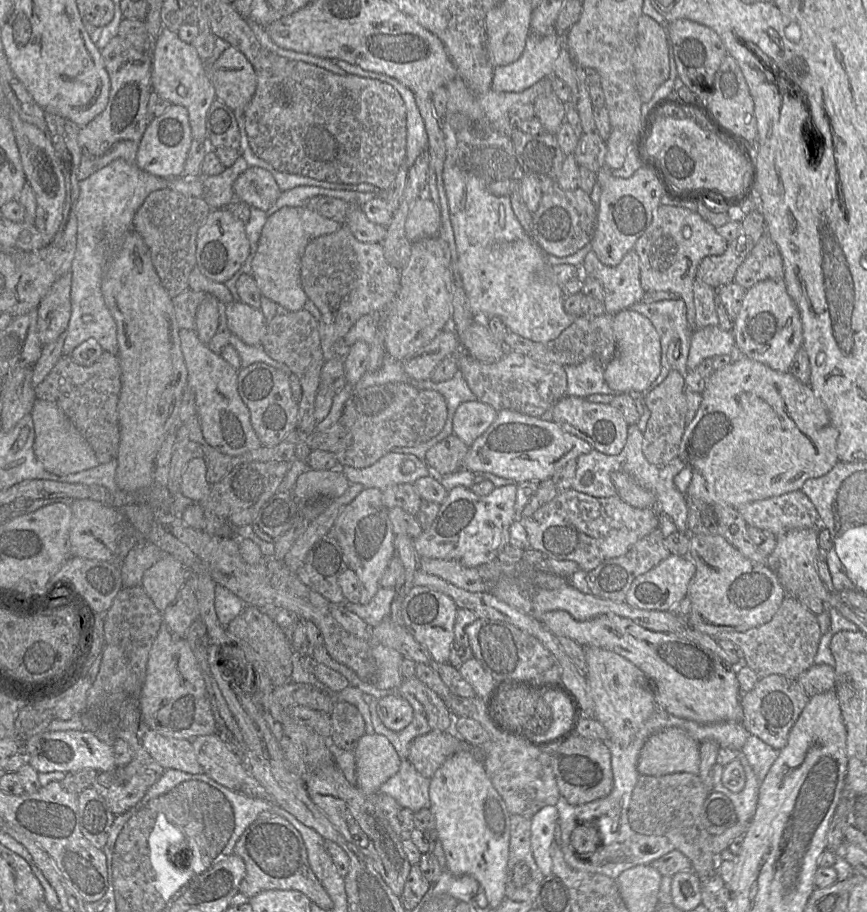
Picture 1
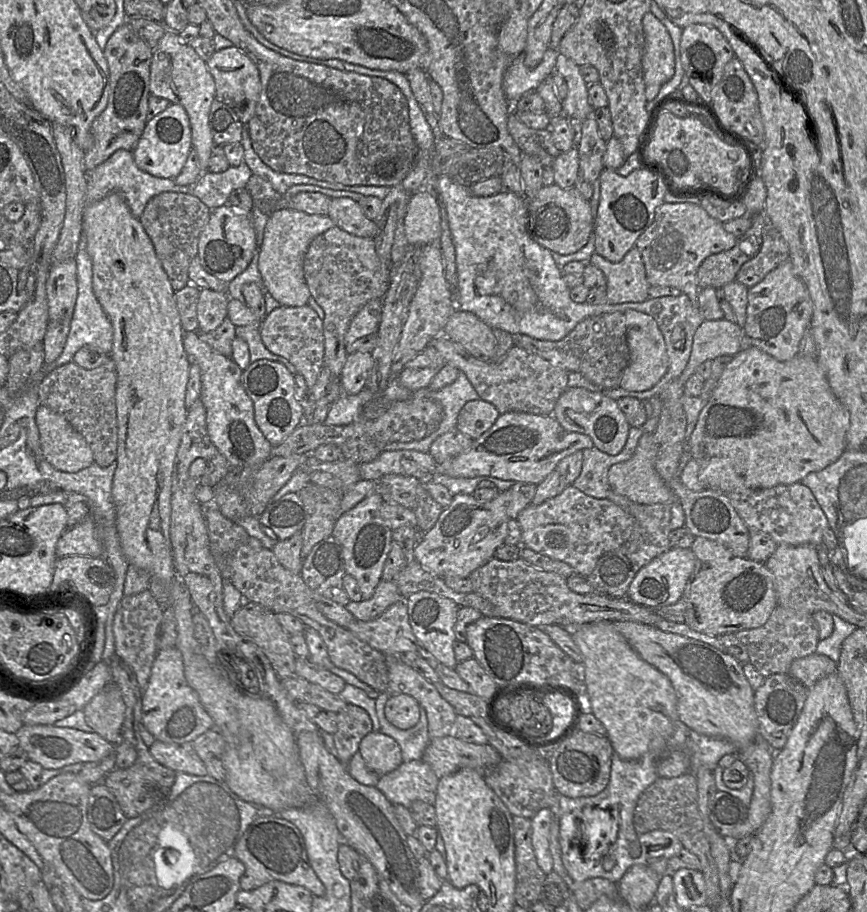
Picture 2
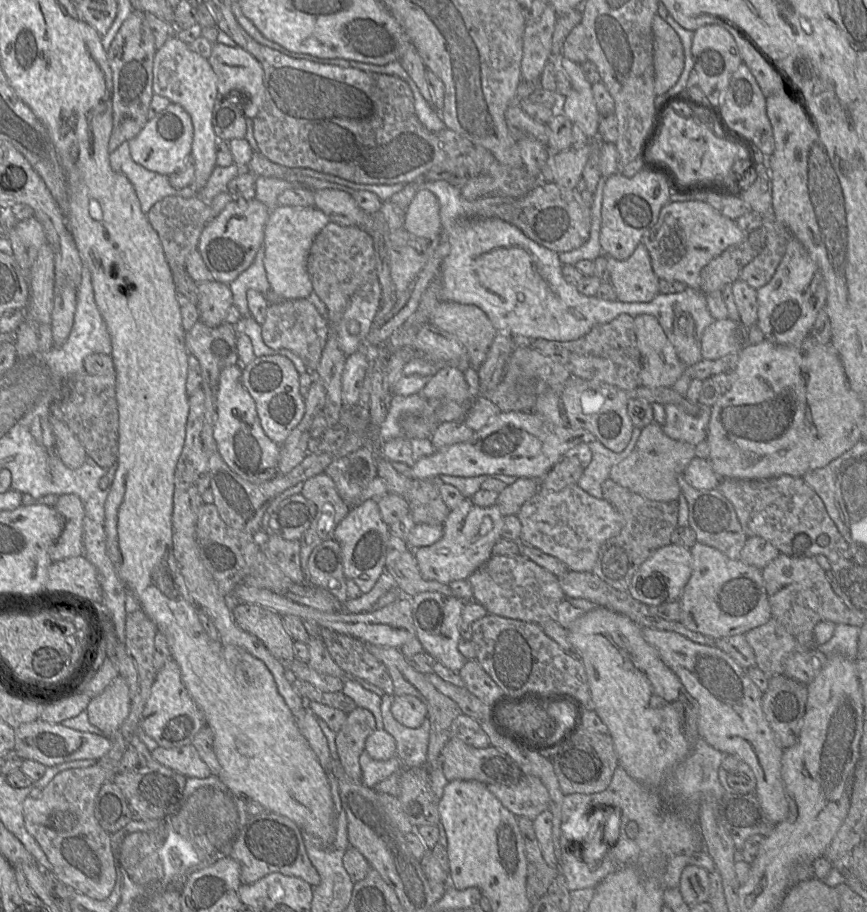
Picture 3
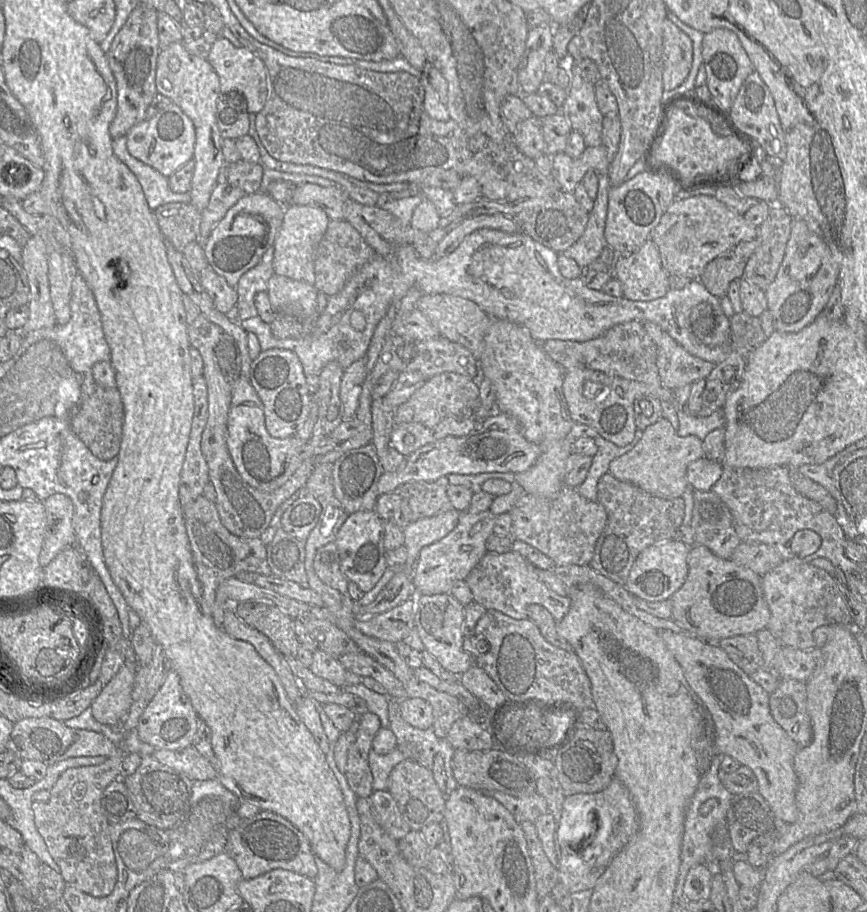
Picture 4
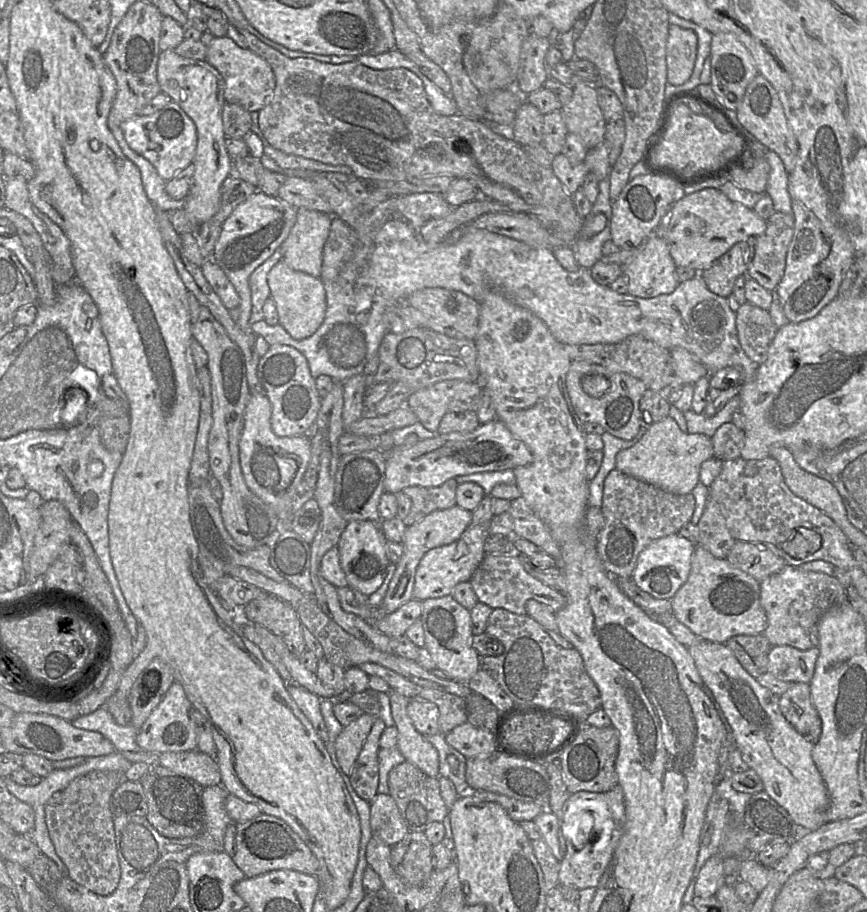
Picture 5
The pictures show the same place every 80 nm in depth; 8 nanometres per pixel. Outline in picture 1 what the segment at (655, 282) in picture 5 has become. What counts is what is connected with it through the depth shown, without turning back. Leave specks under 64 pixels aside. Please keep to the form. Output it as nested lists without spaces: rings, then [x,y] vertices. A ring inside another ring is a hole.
[[[634,248],[614,267],[602,264],[591,250],[580,269],[583,277],[596,279],[602,285],[605,313],[614,316],[642,301],[645,291],[640,283],[640,259]]]

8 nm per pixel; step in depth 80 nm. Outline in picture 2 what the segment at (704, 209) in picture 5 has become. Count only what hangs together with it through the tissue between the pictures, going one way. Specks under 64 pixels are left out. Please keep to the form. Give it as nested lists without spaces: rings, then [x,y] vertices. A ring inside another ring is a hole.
[[[662,203],[656,210],[653,223],[636,240],[635,247],[641,253],[650,286],[677,288],[698,307],[699,266],[708,256],[729,250],[736,242],[737,237],[727,232],[723,223],[712,218],[700,205]]]

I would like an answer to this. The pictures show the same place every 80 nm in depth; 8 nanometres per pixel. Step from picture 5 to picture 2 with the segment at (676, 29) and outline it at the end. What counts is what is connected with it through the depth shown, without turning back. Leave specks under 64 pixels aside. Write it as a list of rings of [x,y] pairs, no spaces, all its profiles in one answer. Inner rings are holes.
[[[650,11],[643,16],[642,26],[645,38],[642,56],[645,95],[651,101],[674,75],[674,45],[666,27]]]

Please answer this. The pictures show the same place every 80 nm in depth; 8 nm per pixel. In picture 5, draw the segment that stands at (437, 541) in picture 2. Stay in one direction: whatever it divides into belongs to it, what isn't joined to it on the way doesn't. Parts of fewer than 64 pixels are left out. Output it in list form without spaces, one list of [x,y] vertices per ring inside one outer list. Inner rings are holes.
[[[488,524],[469,525],[457,541],[429,550],[416,569],[413,599],[448,596],[458,583],[469,581],[485,555],[484,542],[488,536]]]

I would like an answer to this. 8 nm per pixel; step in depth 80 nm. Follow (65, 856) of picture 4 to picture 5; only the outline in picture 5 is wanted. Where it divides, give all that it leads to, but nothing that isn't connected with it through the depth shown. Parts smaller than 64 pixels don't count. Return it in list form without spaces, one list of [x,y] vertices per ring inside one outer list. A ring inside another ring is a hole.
[[[92,771],[75,778],[62,791],[60,804],[47,804],[44,810],[49,837],[56,854],[66,867],[65,875],[101,896],[112,894],[120,880],[111,797],[124,780],[126,779],[121,772]]]

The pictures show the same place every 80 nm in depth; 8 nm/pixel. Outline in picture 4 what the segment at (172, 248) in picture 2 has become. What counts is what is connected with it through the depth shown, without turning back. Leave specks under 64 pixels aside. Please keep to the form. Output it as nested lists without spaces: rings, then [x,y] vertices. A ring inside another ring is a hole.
[[[166,203],[153,212],[163,238],[178,251],[183,252],[187,244],[198,240],[202,212],[191,203]]]

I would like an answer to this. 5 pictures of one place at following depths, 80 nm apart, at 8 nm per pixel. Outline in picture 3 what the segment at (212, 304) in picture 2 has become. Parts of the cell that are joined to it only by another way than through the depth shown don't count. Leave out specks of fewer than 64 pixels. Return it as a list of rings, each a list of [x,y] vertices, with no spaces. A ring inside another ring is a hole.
[[[211,280],[197,283],[199,320],[209,327],[217,327],[225,321],[233,295],[228,284]]]

